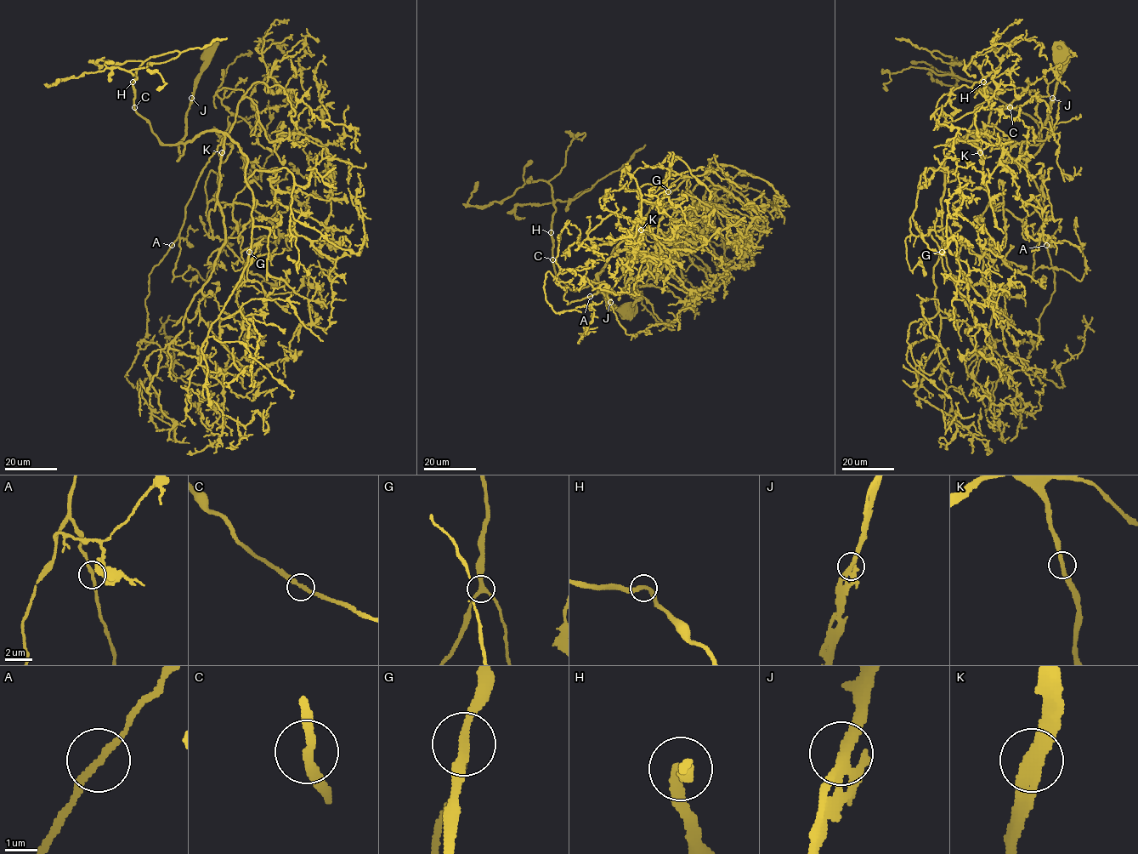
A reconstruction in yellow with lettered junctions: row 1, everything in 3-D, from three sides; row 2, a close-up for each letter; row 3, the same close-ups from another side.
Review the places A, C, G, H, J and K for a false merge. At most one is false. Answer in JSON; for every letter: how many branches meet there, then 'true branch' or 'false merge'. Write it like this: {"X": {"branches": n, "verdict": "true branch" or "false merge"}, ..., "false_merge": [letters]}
{"A": {"branches": 2, "verdict": "true branch"}, "C": {"branches": 2, "verdict": "true branch"}, "G": {"branches": 3, "verdict": "true branch"}, "H": {"branches": 2, "verdict": "true branch"}, "J": {"branches": 3, "verdict": "true branch"}, "K": {"branches": 2, "verdict": "true branch"}, "false_merge": []}

